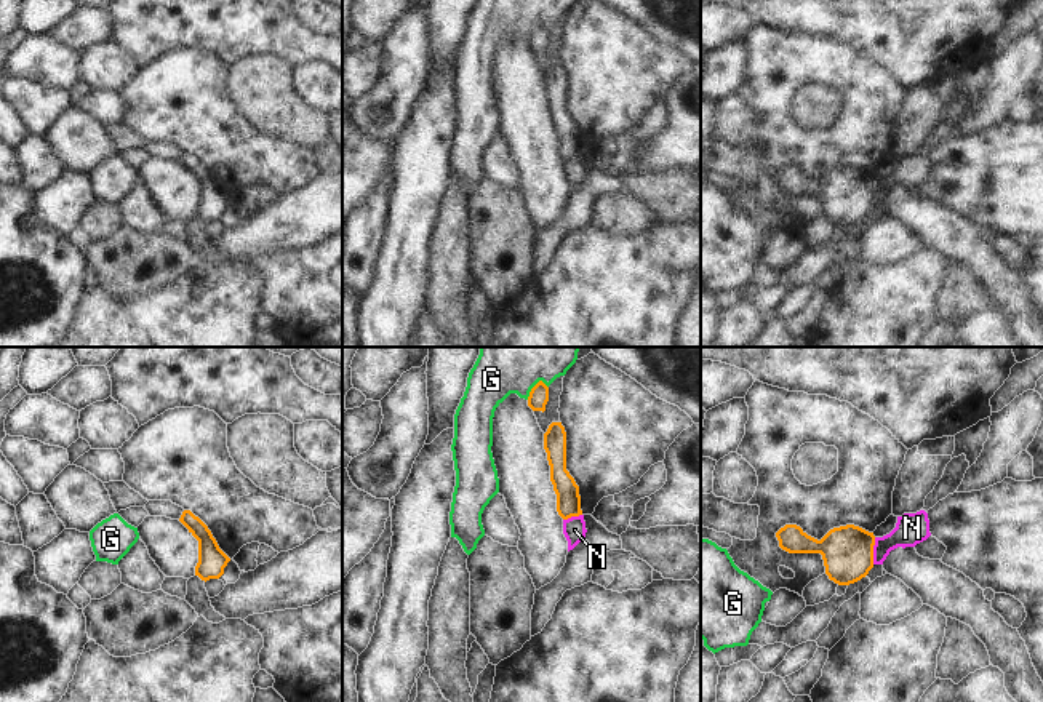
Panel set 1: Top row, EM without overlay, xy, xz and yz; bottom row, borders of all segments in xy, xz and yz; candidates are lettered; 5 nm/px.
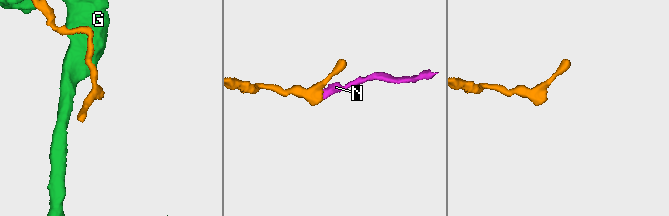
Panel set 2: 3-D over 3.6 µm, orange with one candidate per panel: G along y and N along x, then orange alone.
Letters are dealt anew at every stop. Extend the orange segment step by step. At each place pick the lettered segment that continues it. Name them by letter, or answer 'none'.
none

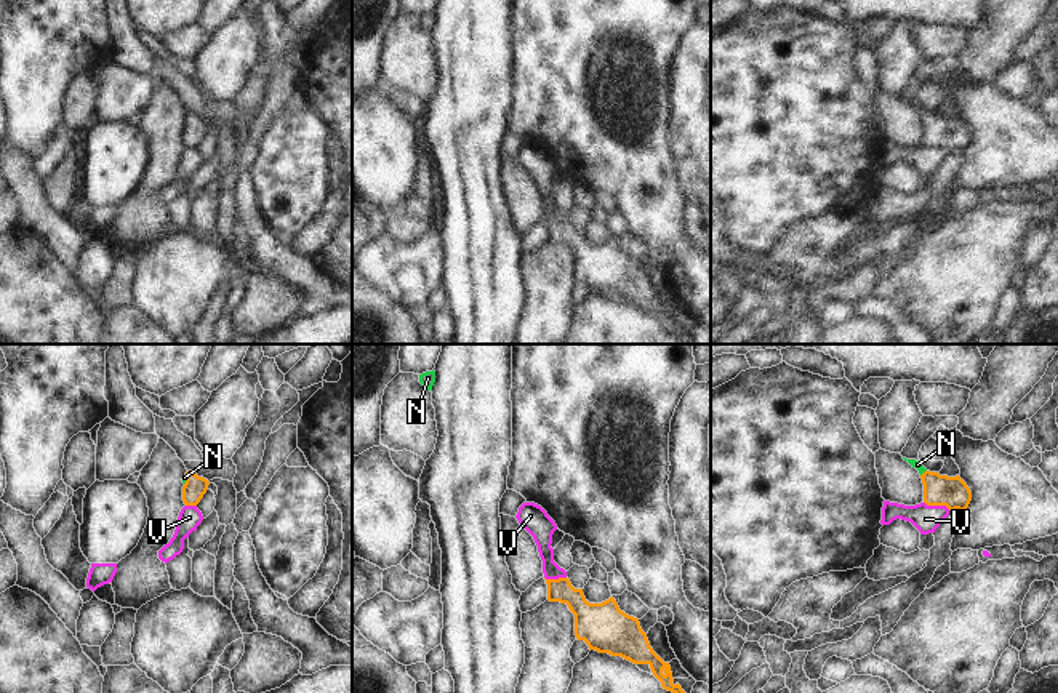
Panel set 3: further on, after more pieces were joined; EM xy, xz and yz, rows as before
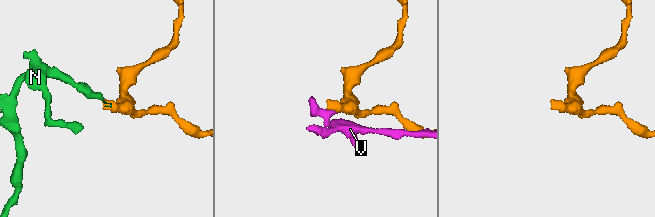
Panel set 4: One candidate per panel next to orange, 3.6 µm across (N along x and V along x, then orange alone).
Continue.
N

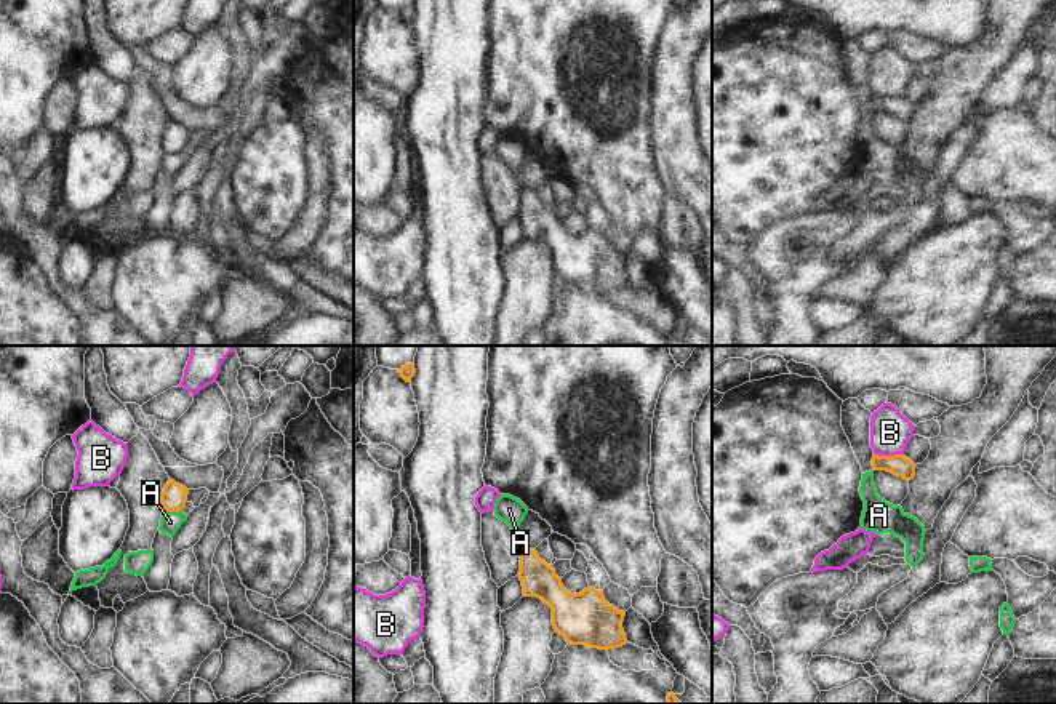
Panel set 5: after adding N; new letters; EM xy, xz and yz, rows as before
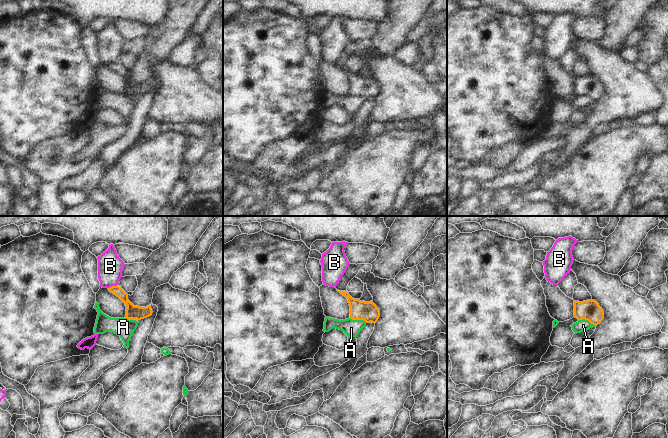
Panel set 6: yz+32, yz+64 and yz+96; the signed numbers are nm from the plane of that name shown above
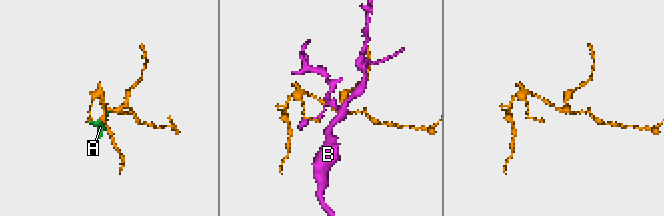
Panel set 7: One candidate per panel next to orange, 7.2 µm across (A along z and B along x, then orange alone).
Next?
none

